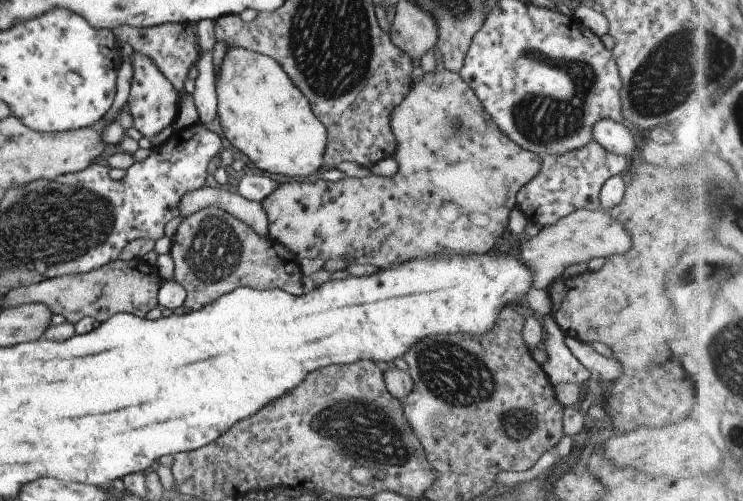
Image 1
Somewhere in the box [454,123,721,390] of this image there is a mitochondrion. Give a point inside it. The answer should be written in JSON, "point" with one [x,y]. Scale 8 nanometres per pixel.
{"point":[686,219]}

